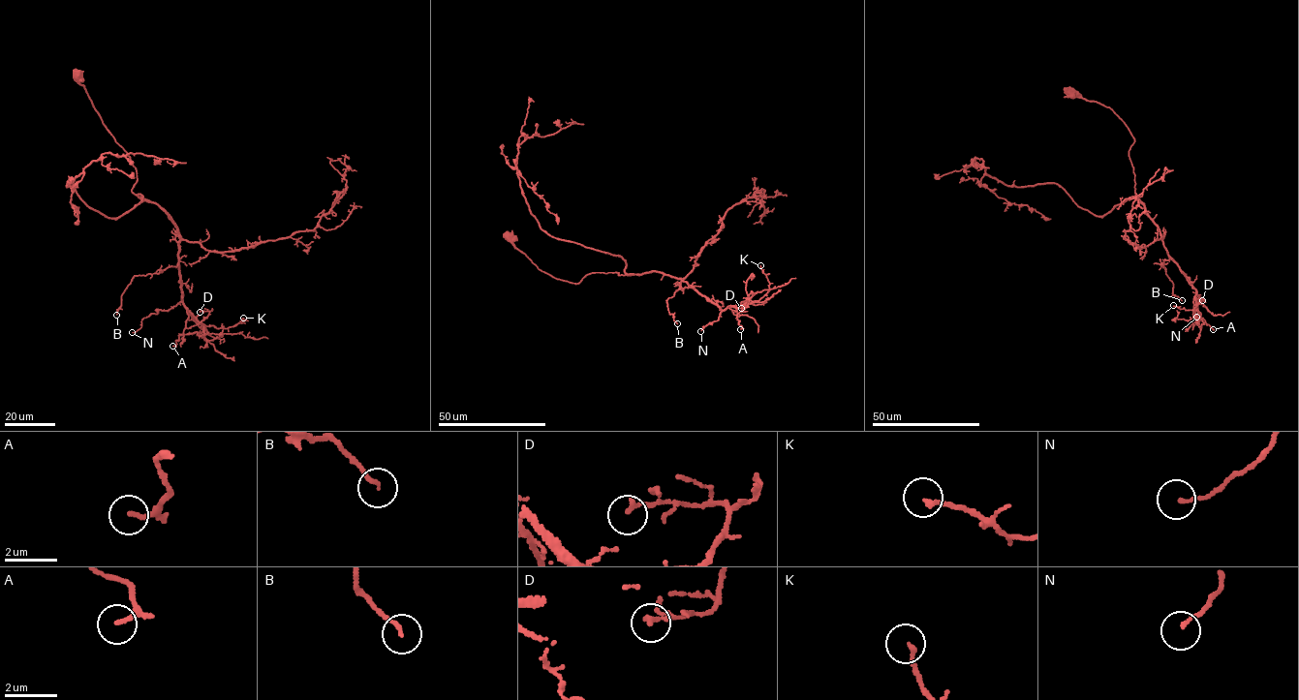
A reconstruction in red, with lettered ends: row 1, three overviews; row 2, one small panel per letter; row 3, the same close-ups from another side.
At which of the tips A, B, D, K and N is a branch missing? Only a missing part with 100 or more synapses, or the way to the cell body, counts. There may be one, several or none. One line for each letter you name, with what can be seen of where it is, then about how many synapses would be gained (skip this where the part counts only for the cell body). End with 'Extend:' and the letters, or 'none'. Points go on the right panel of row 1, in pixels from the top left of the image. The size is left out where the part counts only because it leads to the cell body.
Extend: none

